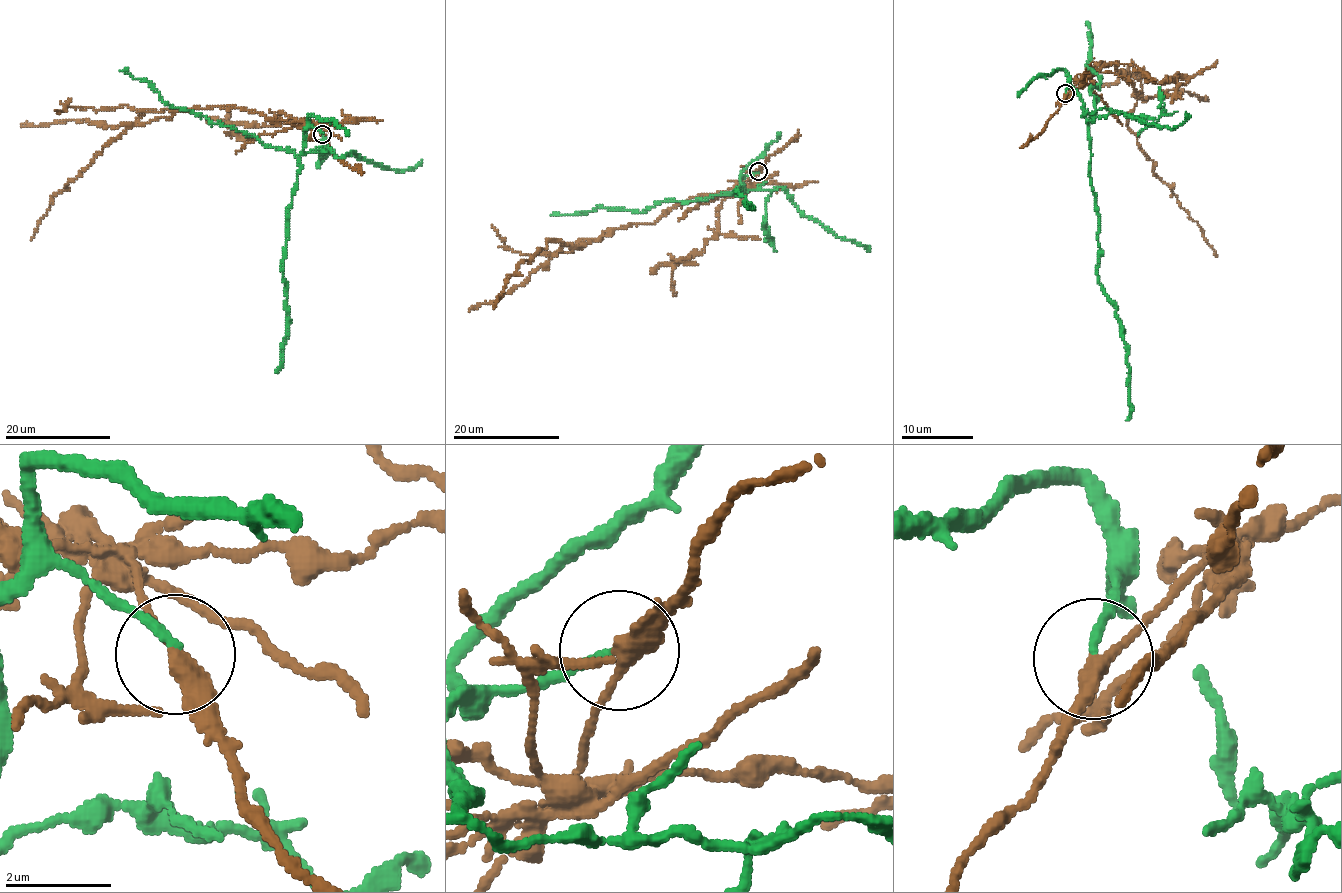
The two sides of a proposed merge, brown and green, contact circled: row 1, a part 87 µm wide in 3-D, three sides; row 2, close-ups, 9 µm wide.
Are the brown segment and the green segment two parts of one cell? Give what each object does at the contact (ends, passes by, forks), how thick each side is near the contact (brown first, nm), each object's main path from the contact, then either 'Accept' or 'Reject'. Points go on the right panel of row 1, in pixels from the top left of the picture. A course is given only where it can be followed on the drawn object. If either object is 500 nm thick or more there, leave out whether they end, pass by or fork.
At the ring brown passes by. At the ring green ends. Thickness 300 nm (brown) against 160 nm. Course of brown: (1066, 94), (1086, 83), (1089, 68), (1117, 63), (1138, 91), (1126, 124), (1217, 257). Course of green: (1066, 92), (1067, 82), (1082, 103), (1087, 125), (1099, 285), (1116, 309), (1127, 352), (1125, 420). Reject

